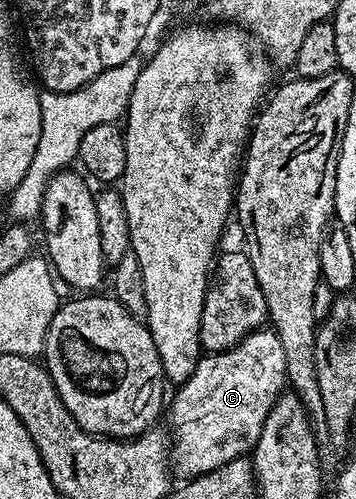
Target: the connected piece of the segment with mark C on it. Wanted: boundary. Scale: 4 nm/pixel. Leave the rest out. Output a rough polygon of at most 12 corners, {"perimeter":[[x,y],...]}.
{"perimeter":[[273,328],[198,358],[169,398],[172,465],[246,457],[287,388]]}

